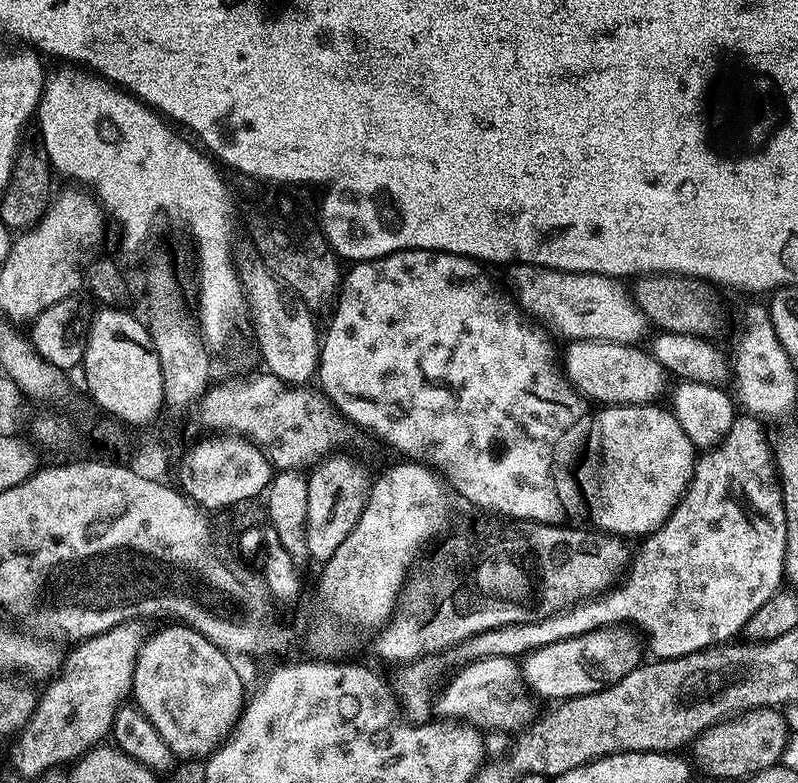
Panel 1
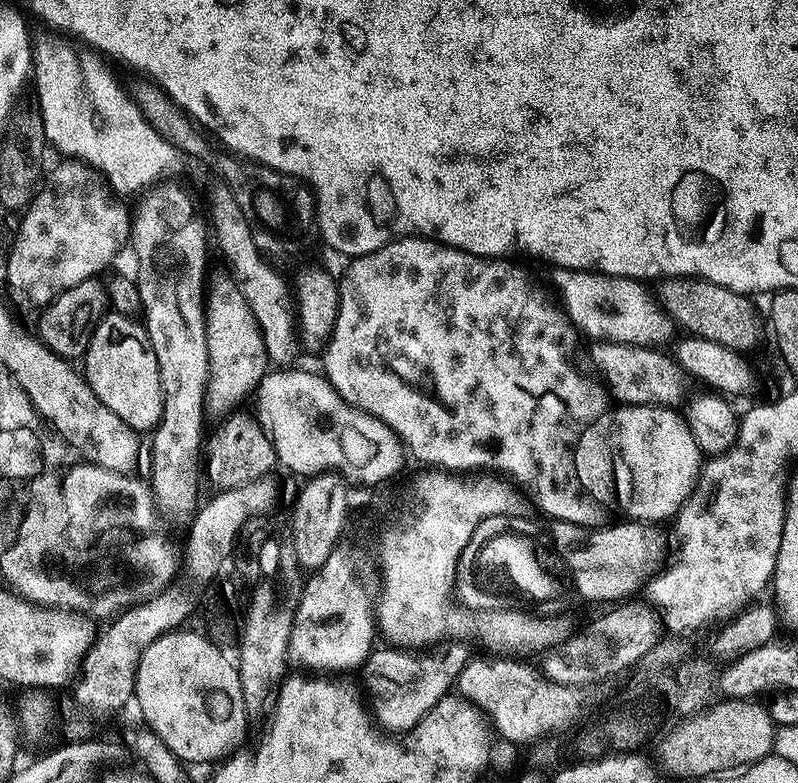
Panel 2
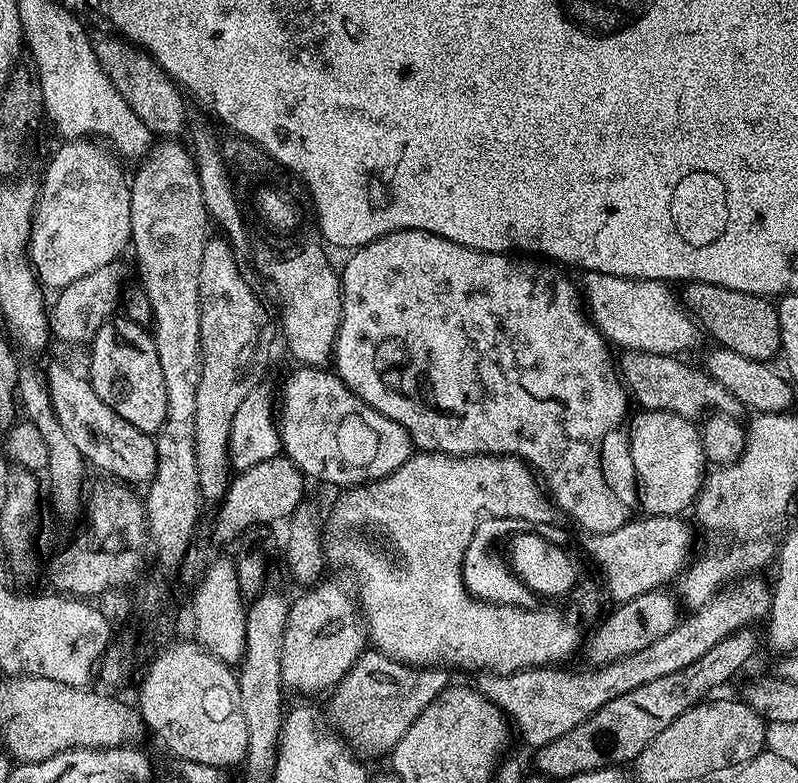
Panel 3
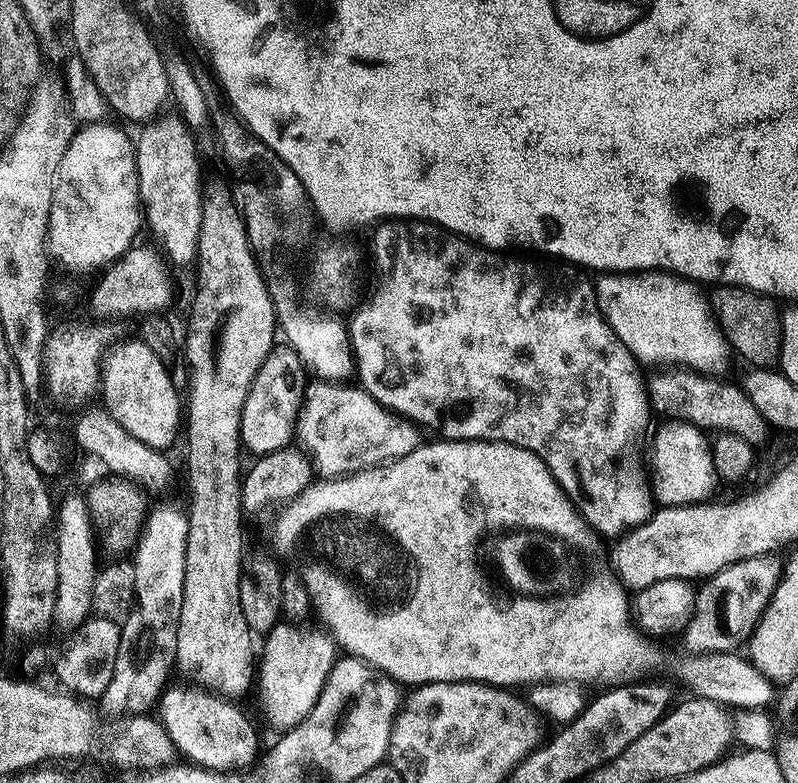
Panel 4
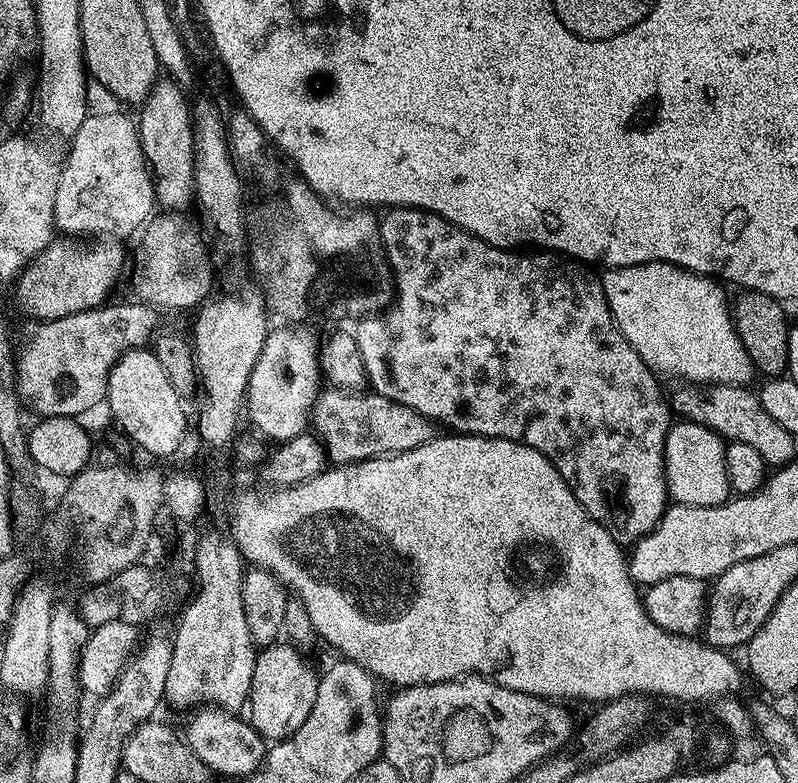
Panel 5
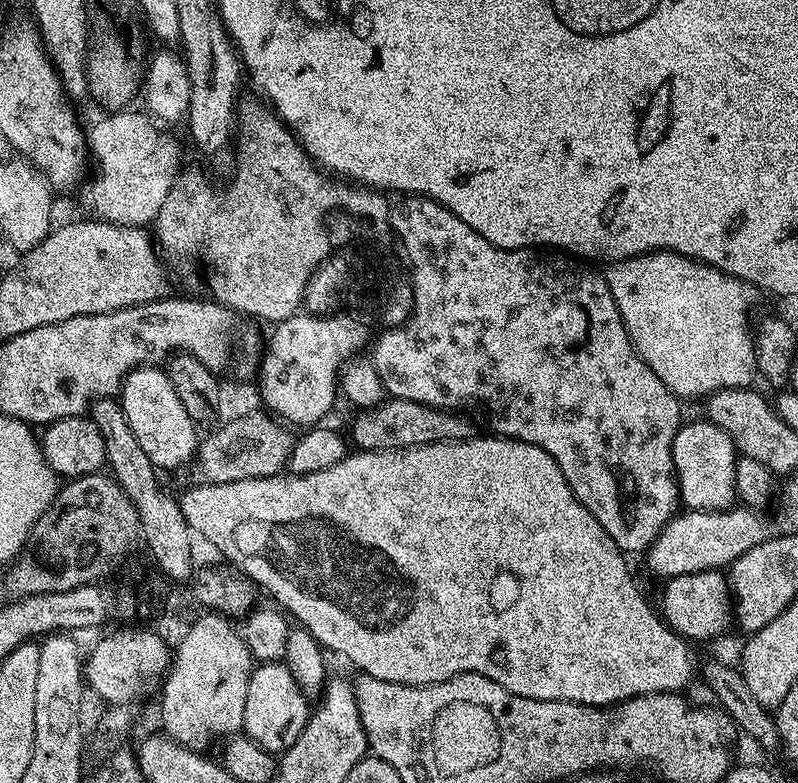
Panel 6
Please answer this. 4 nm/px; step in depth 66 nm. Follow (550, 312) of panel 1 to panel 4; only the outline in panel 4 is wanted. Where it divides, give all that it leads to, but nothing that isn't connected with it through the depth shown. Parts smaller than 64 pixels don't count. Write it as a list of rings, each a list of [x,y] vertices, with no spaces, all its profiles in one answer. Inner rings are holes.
[[[610,272],[597,275],[594,287],[596,307],[600,309],[604,321],[641,365],[683,366],[705,374],[720,374],[723,370],[730,357],[730,345],[710,315],[705,297],[704,300],[700,297],[701,289],[693,281],[673,276],[671,272]]]

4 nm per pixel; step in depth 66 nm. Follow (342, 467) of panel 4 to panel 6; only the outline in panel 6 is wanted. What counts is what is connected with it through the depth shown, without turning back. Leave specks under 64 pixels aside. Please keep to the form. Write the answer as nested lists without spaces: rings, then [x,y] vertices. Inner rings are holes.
[[[388,398],[376,408],[360,410],[355,415],[350,440],[352,444],[356,443],[355,447],[361,452],[384,452],[388,448],[417,448],[423,444],[437,444],[447,440],[466,440],[474,432],[464,414],[431,408],[409,400]]]

